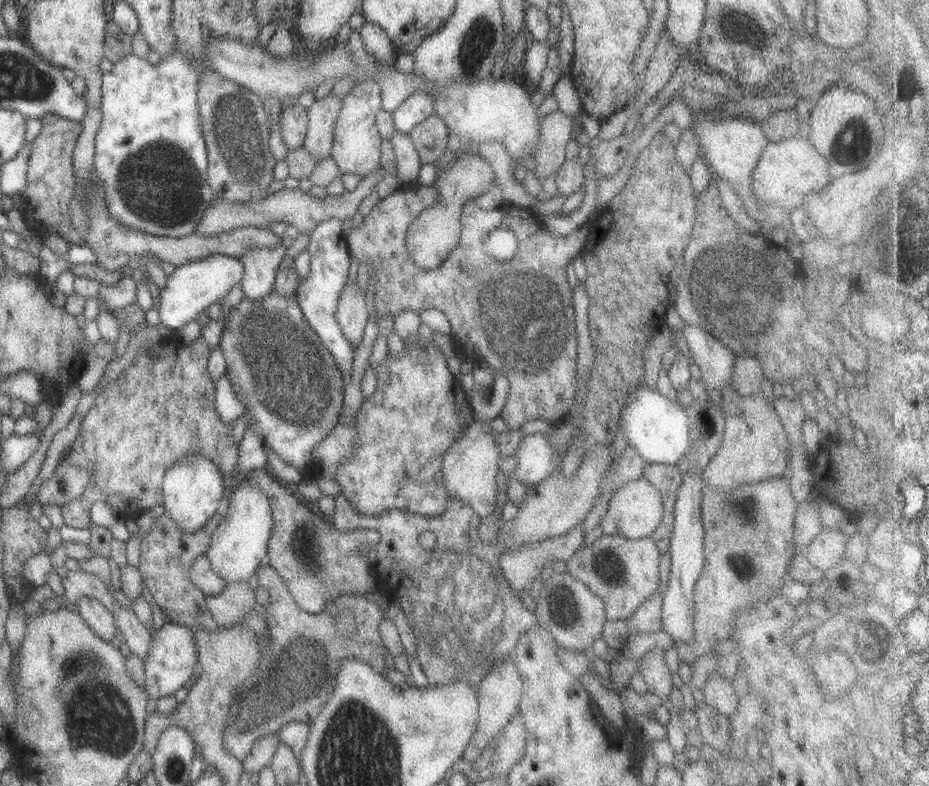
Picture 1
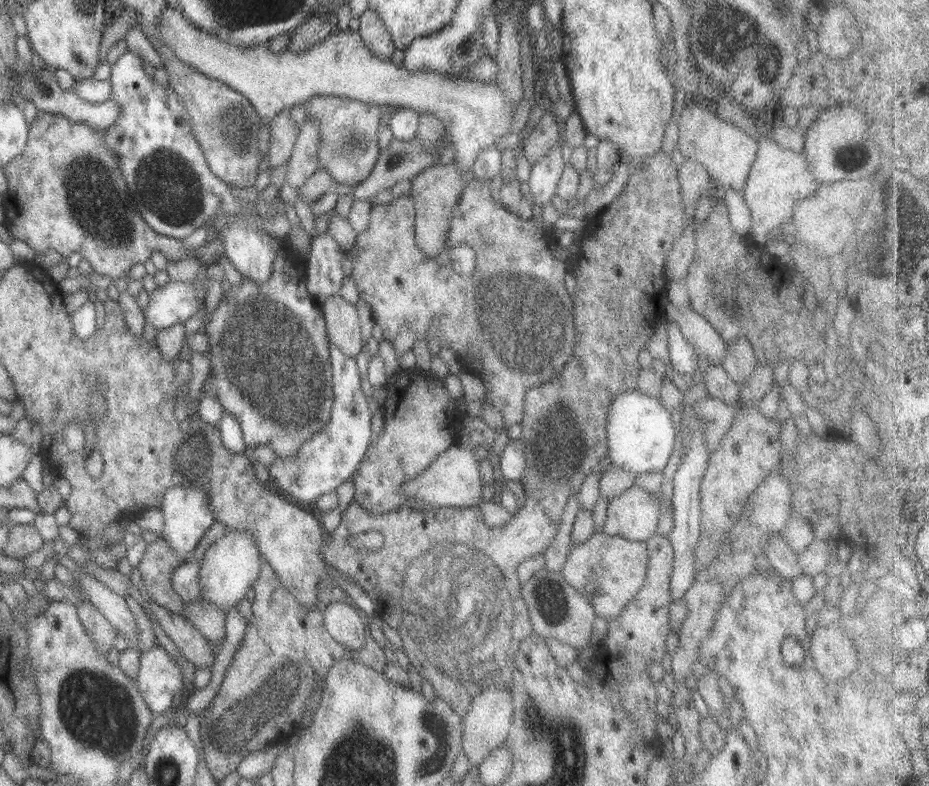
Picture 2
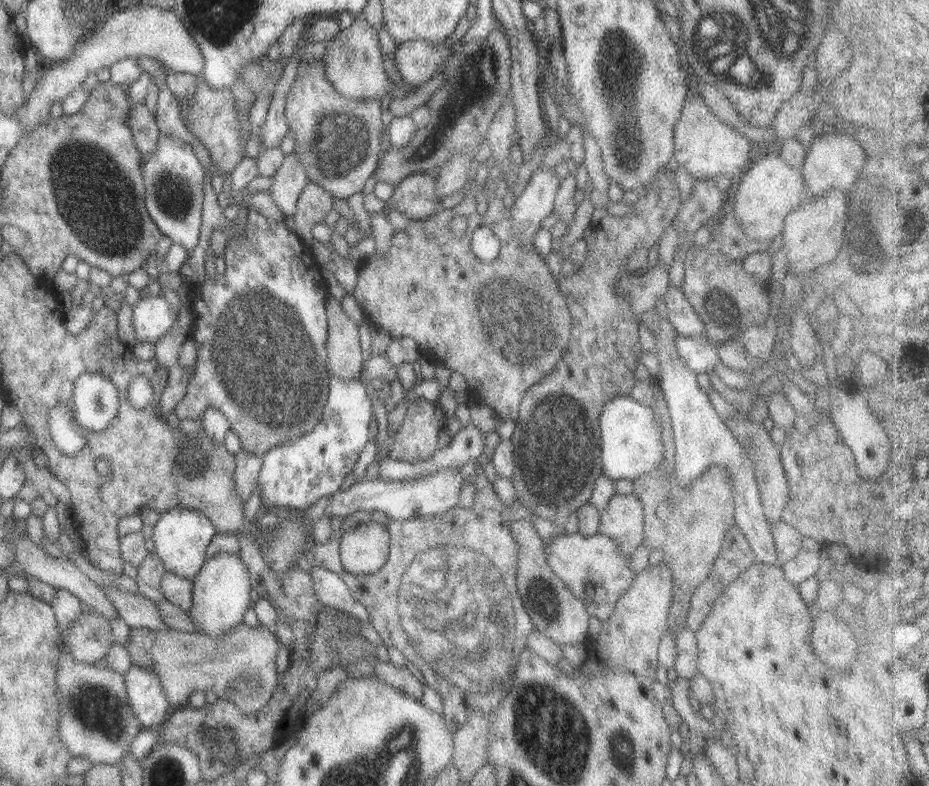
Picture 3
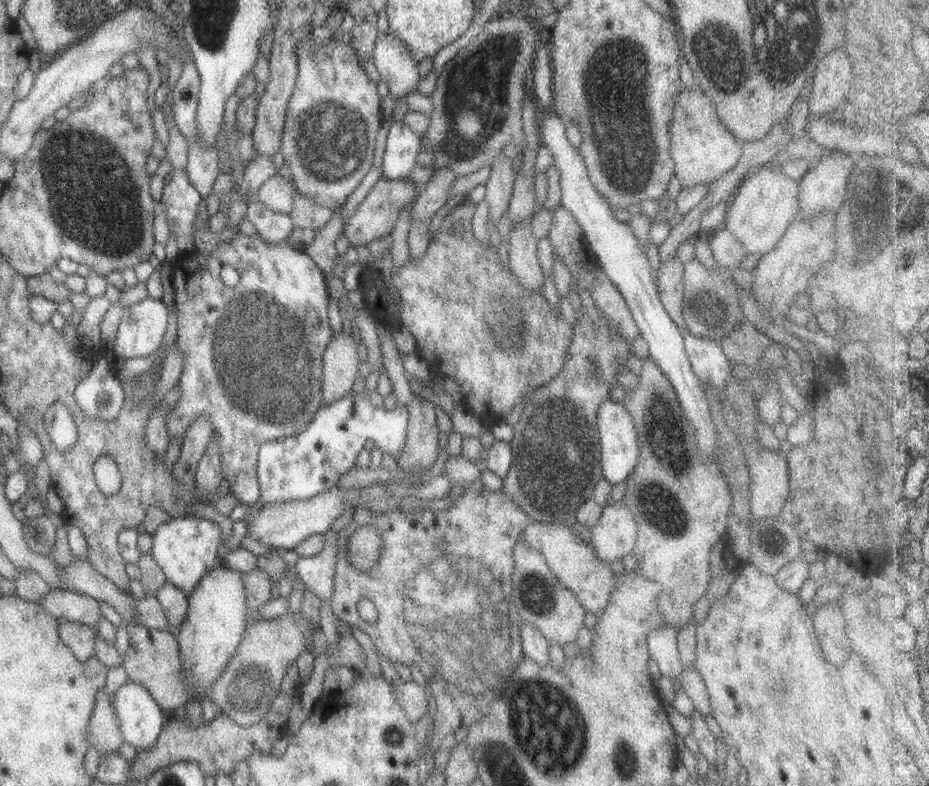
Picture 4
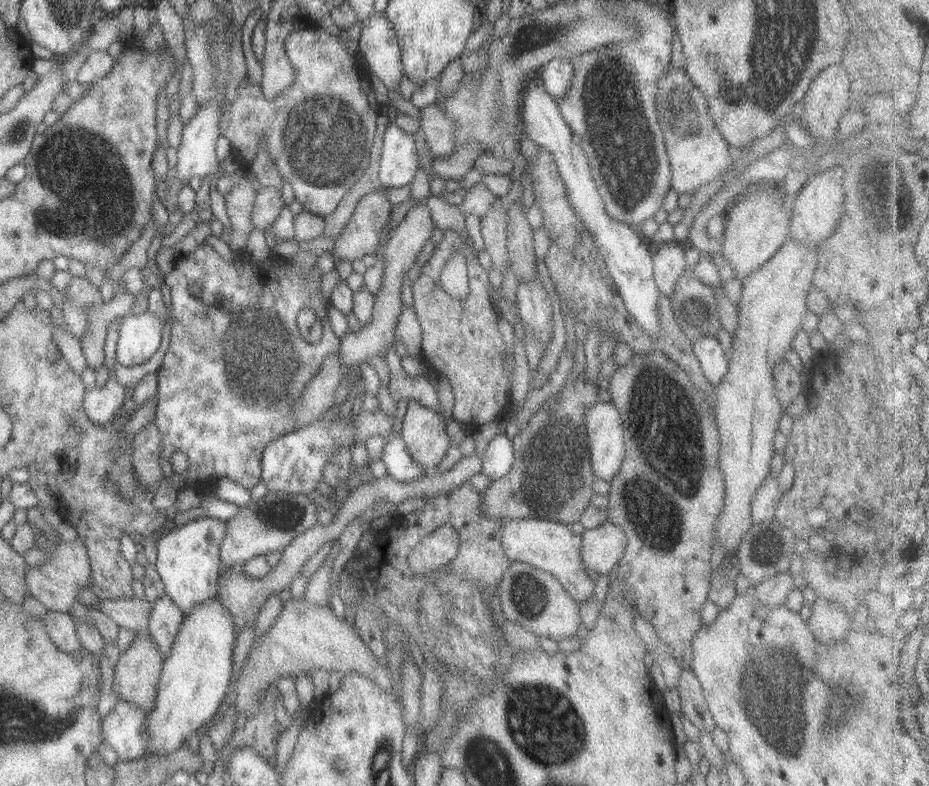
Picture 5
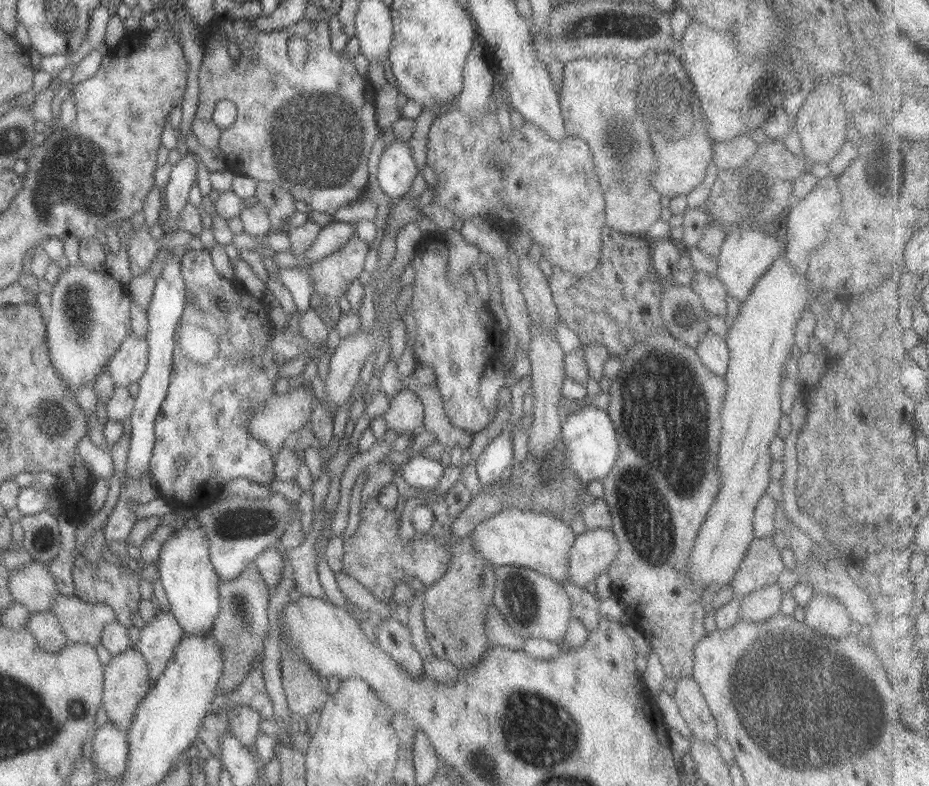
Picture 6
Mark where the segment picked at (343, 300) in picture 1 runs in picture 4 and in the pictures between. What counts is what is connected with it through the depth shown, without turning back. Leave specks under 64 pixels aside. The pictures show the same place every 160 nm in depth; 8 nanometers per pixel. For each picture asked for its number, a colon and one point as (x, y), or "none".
2: (341, 322)
3: (344, 361)
4: (340, 361)

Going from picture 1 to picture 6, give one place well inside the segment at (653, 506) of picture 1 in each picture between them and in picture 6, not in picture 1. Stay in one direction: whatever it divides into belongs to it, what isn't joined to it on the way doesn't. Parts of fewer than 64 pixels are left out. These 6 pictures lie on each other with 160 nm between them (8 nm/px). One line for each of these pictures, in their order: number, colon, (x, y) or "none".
2: (632, 515)
3: (622, 518)
4: (613, 536)
5: (601, 548)
6: (591, 551)

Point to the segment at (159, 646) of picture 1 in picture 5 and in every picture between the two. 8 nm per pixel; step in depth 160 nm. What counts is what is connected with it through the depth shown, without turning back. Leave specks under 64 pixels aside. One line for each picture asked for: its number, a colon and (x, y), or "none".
2: (158, 679)
3: (145, 698)
4: (139, 720)
5: (123, 729)

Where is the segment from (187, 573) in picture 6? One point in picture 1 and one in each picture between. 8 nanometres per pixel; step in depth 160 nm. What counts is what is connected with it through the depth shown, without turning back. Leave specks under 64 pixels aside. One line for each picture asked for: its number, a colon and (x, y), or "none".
1: (191, 488)
2: (186, 515)
3: (180, 536)
4: (184, 548)
5: (187, 562)

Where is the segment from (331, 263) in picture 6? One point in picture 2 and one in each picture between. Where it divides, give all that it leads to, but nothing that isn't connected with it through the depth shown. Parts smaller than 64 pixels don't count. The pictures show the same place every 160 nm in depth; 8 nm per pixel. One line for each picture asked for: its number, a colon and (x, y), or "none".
2: (434, 192)
3: (413, 196)
4: (375, 215)
5: (360, 236)

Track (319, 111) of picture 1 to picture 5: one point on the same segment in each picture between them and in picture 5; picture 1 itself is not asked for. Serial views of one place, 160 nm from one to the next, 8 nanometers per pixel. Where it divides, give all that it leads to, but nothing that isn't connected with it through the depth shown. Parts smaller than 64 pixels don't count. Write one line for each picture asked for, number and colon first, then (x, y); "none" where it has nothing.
2: (301, 162)
3: (287, 181)
4: (276, 194)
5: (267, 204)

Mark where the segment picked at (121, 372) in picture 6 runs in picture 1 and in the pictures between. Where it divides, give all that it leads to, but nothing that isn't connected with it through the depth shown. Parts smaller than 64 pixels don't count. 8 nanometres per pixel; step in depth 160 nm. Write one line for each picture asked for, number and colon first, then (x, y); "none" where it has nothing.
1: (191, 288)
2: (171, 304)
3: (151, 317)
4: (141, 326)
5: (139, 336)

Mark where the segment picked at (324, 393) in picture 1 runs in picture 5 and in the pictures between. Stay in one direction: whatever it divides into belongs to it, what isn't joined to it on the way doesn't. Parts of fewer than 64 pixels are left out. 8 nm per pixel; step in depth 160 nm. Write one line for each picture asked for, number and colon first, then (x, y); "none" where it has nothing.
2: (280, 394)
3: (269, 305)
4: (251, 365)
5: (245, 312)

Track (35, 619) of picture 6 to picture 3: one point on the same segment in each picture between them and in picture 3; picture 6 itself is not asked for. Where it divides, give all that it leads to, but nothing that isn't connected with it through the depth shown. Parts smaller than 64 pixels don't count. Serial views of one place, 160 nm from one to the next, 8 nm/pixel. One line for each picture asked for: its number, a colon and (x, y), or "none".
3: (88, 637)
4: (79, 638)
5: (59, 627)

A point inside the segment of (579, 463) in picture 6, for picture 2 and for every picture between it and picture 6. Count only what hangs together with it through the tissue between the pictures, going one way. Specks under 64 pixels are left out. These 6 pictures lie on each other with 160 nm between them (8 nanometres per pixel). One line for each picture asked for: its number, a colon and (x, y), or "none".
2: (639, 435)
3: (630, 445)
4: (617, 443)
5: (602, 425)

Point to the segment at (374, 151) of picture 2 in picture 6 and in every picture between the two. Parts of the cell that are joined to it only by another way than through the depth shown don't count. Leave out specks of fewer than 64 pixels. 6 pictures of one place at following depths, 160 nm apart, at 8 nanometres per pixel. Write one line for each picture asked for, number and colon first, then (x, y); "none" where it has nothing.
3: (336, 139)
4: (332, 115)
5: (318, 132)
6: (275, 138)

